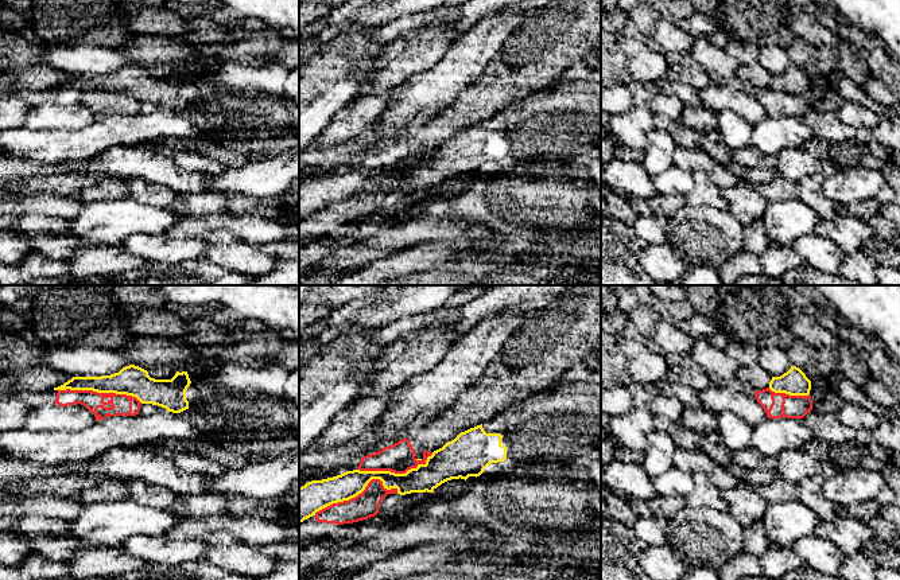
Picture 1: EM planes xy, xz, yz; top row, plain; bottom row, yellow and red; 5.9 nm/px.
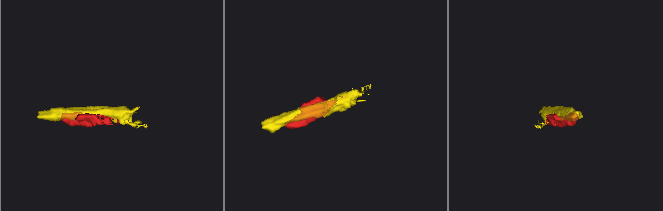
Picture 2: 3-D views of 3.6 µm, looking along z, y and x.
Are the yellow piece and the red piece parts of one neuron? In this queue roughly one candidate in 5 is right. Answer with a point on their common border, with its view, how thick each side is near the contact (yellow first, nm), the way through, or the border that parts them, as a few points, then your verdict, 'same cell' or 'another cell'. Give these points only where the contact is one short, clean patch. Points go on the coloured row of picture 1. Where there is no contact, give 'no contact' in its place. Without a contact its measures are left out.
meets yellow in xz at (356, 495); 180 nm thick on the yellow side, 160 nm on the other; another cell

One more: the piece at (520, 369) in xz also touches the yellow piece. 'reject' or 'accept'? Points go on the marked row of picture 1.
reject

